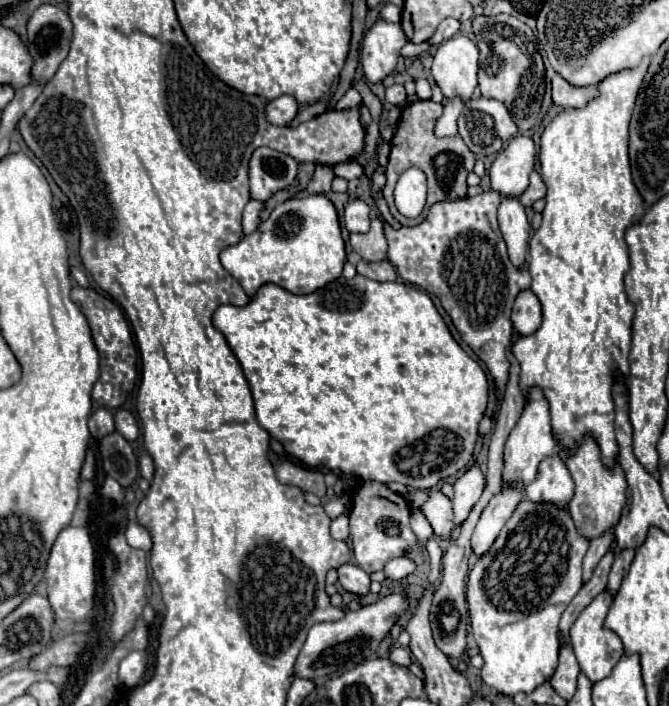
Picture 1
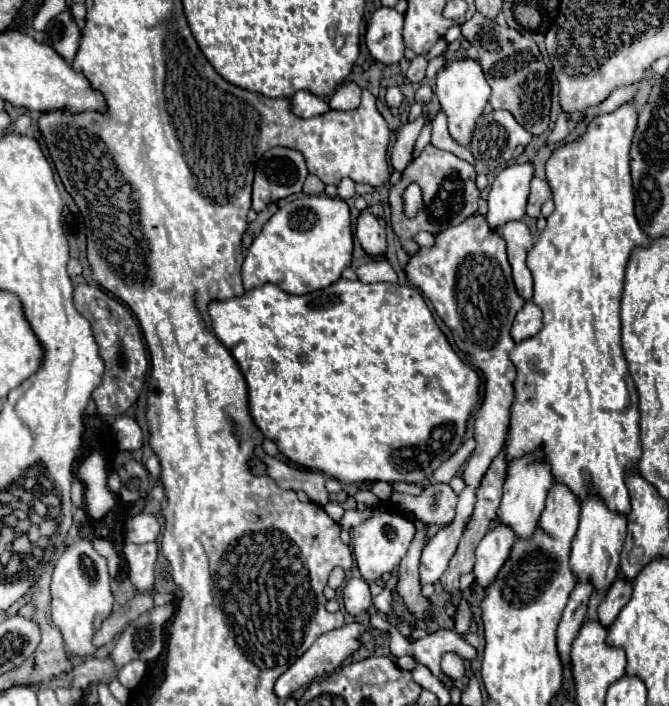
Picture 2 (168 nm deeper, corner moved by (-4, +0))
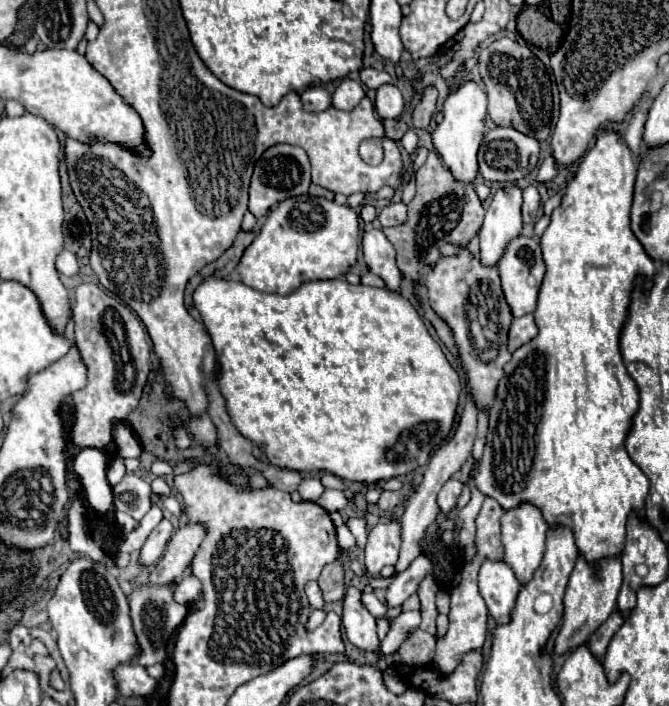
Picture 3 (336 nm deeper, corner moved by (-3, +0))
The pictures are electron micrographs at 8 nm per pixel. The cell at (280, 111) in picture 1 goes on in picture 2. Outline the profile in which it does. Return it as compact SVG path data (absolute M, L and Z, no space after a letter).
M298 91L292 99L290 99L290 105L292 105L292 113L296 117L316 117L316 115L322 115L326 111L330 111L328 103L308 91Z

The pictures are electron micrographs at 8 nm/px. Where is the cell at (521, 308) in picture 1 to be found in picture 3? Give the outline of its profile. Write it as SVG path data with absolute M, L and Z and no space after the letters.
M525 315L525 317L513 319L513 323L511 323L511 327L509 327L507 349L513 353L513 351L519 349L521 345L529 343L535 335L537 335L537 325L535 325L535 321L533 321L533 315Z

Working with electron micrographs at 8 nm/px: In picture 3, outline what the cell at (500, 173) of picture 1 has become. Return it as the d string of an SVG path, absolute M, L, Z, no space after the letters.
M503 187L495 193L493 203L485 213L483 227L479 231L481 265L497 265L511 239L521 235L521 201L523 199L519 187Z

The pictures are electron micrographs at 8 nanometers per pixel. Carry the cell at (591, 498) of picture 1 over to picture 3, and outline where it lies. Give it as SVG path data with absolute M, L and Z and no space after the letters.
M581 557L577 559L565 593L565 615L563 615L563 625L559 629L559 635L555 639L555 649L553 649L555 655L565 655L567 651L589 643L591 635L599 629L599 625L605 623L609 615L615 611L619 587L621 587L619 557L613 557L613 561L605 561L605 565L601 565L601 581L593 577L593 569L589 569L589 565L581 561Z

